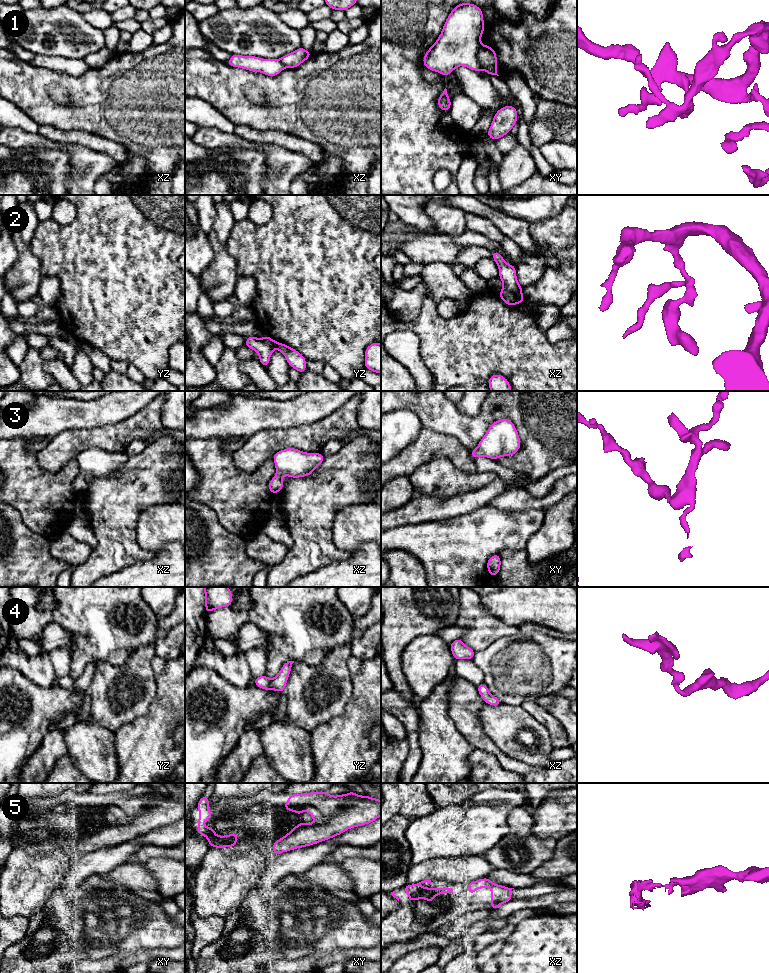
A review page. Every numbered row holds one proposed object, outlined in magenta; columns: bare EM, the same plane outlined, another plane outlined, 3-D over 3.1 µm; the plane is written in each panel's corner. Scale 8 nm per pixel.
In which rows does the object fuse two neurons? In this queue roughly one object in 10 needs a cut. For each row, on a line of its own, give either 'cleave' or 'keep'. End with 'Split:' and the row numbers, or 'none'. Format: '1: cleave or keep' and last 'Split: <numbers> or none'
1: cleave
2: keep
3: keep
4: keep
5: keep
Split: 1

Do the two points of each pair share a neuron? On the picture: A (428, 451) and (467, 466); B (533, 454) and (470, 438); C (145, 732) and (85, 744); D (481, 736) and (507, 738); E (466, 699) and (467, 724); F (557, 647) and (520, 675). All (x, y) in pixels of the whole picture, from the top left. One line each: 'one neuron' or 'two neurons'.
A: one neuron
B: one neuron
C: two neurons
D: two neurons
E: one neuron
F: one neuron

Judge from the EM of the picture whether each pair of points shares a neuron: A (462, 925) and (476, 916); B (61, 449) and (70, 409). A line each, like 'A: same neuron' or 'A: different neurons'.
A: same neuron
B: different neurons

